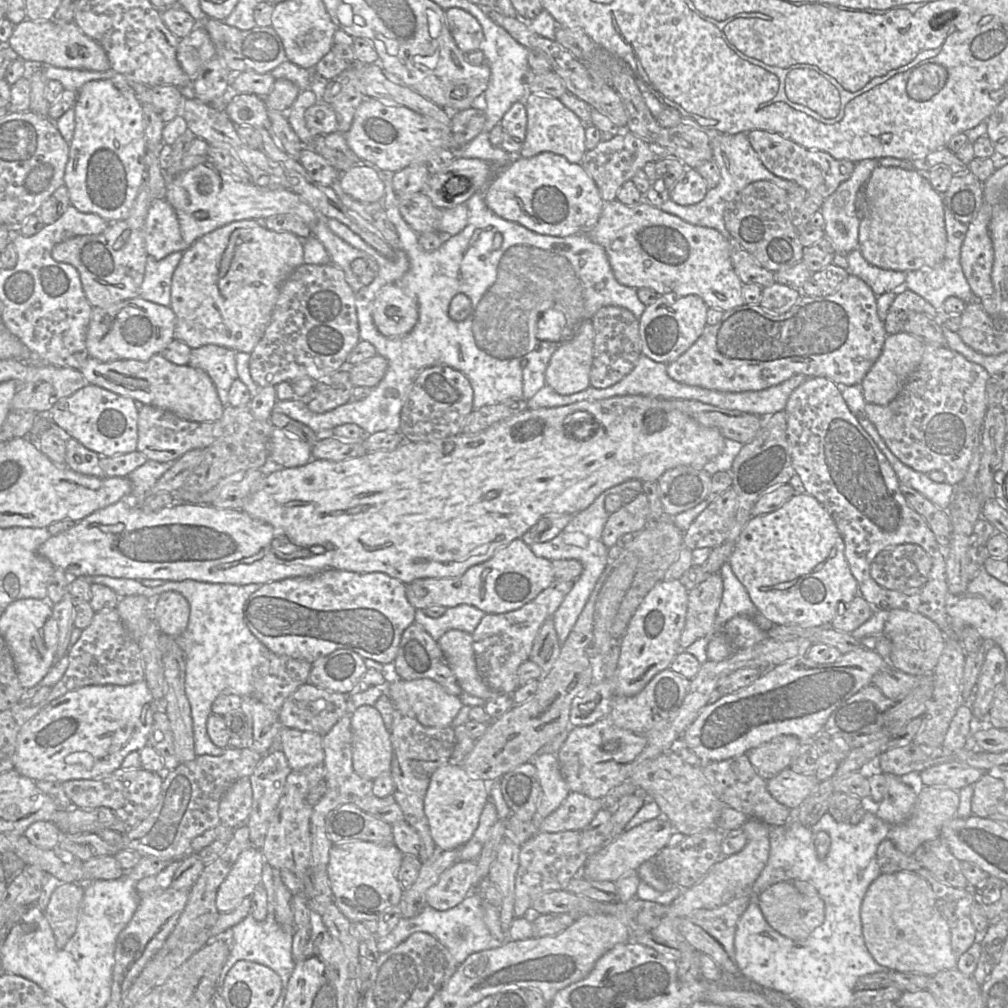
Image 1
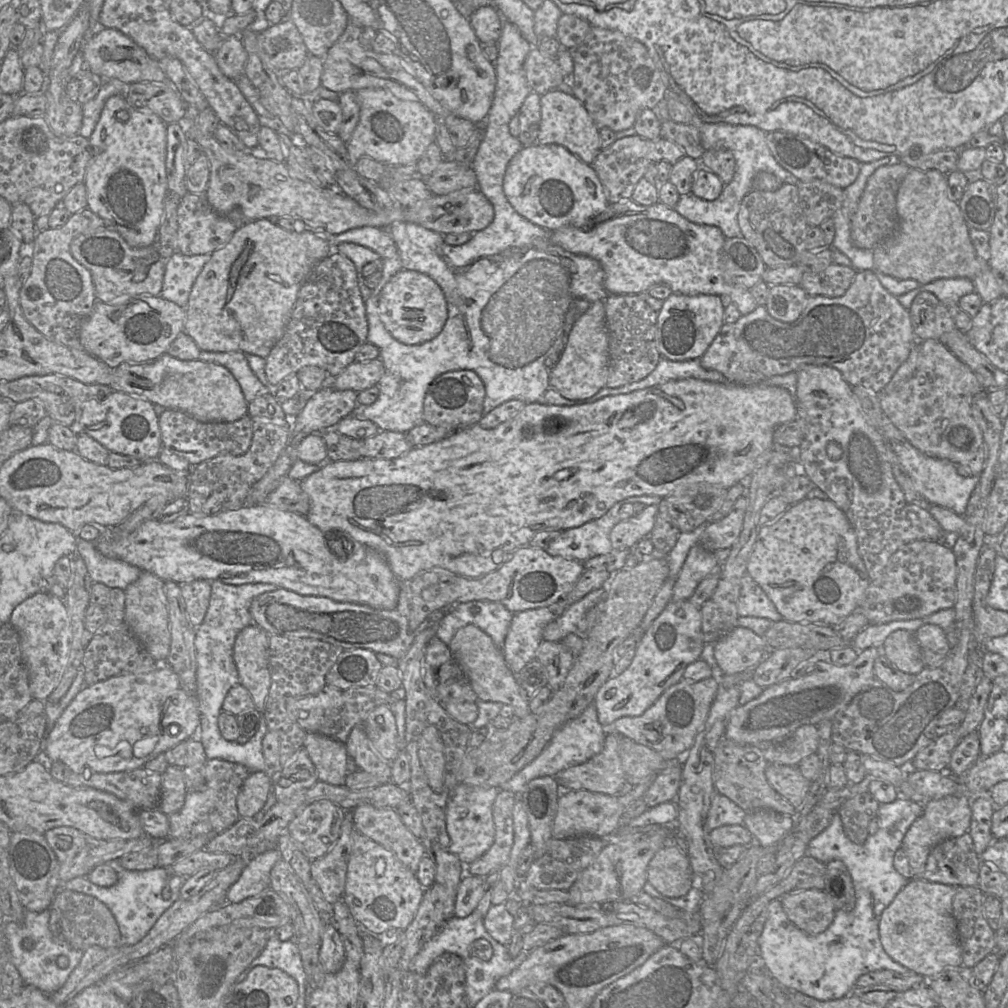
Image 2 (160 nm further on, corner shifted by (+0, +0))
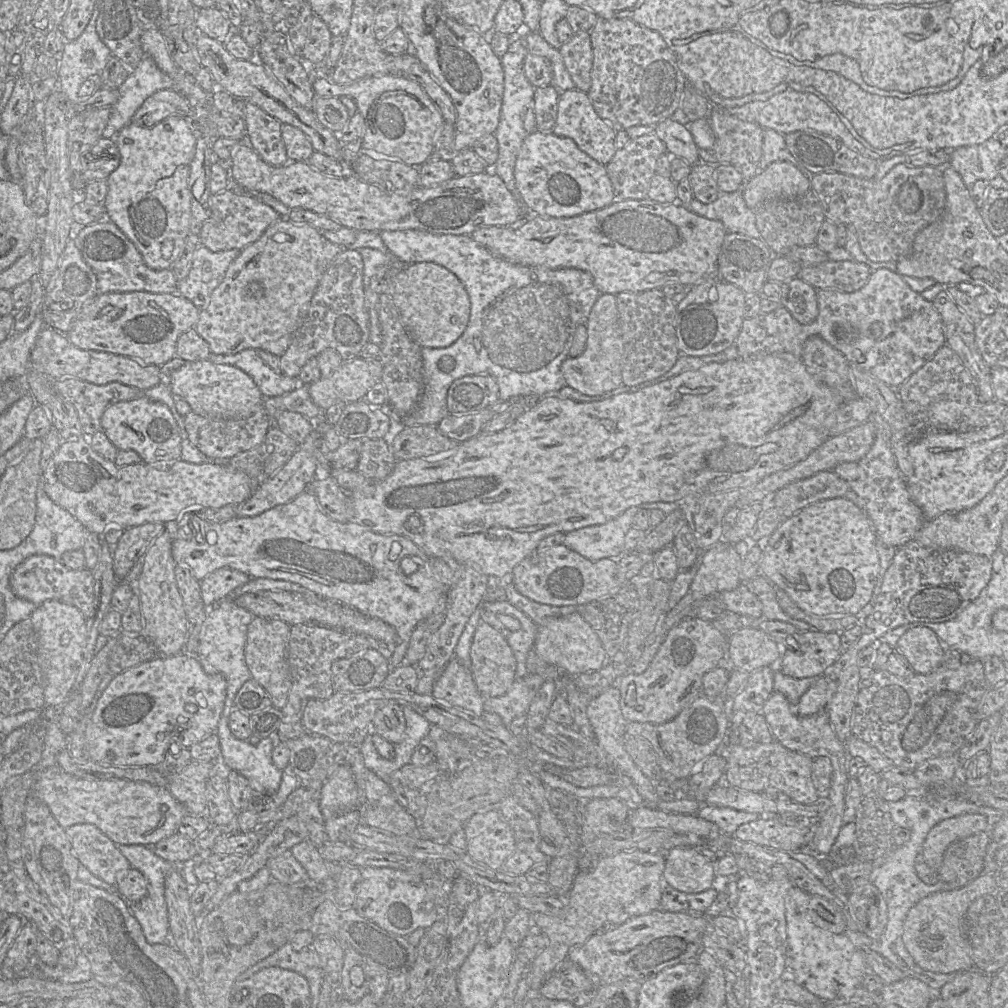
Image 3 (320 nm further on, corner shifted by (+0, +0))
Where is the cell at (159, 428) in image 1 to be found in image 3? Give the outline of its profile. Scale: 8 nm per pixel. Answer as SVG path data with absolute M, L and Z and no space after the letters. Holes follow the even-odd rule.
M265 407L242 419L212 419L192 412L186 414L183 420L189 441L199 451L211 458L231 458L259 446L268 429L273 425Z

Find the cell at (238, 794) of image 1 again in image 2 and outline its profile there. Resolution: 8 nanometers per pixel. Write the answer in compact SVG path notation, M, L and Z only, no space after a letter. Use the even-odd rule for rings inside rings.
M252 772L237 796L237 809L241 818L251 818L265 805L273 790L272 778L265 772Z

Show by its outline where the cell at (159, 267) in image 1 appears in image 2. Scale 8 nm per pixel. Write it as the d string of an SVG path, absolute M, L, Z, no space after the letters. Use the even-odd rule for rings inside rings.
M175 252L165 262L160 296L185 308L194 282L210 258L210 253L187 256Z

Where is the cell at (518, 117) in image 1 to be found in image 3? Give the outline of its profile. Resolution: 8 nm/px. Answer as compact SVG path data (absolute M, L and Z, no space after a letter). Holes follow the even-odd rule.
M553 85L536 88L533 99L536 131L552 132L557 119L560 93Z

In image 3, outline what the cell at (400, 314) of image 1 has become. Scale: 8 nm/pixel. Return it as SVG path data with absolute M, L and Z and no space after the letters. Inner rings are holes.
M433 262L403 265L388 277L388 291L399 311L401 323L421 348L445 348L465 331L470 314L469 295L459 278Z

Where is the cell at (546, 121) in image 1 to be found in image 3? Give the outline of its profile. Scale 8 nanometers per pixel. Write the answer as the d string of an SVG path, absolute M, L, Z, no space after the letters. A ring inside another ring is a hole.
M576 88L560 93L557 119L552 133L572 139L577 146L597 162L607 165L615 155L616 131L596 113L587 93Z

